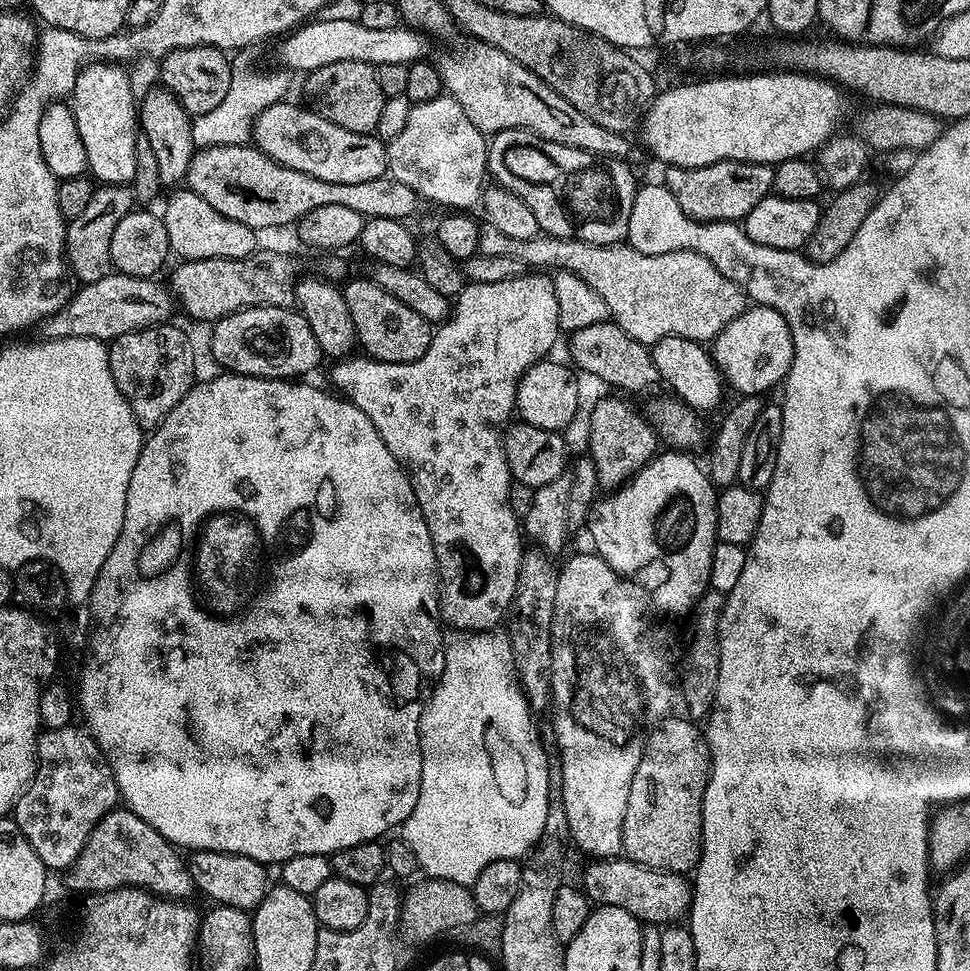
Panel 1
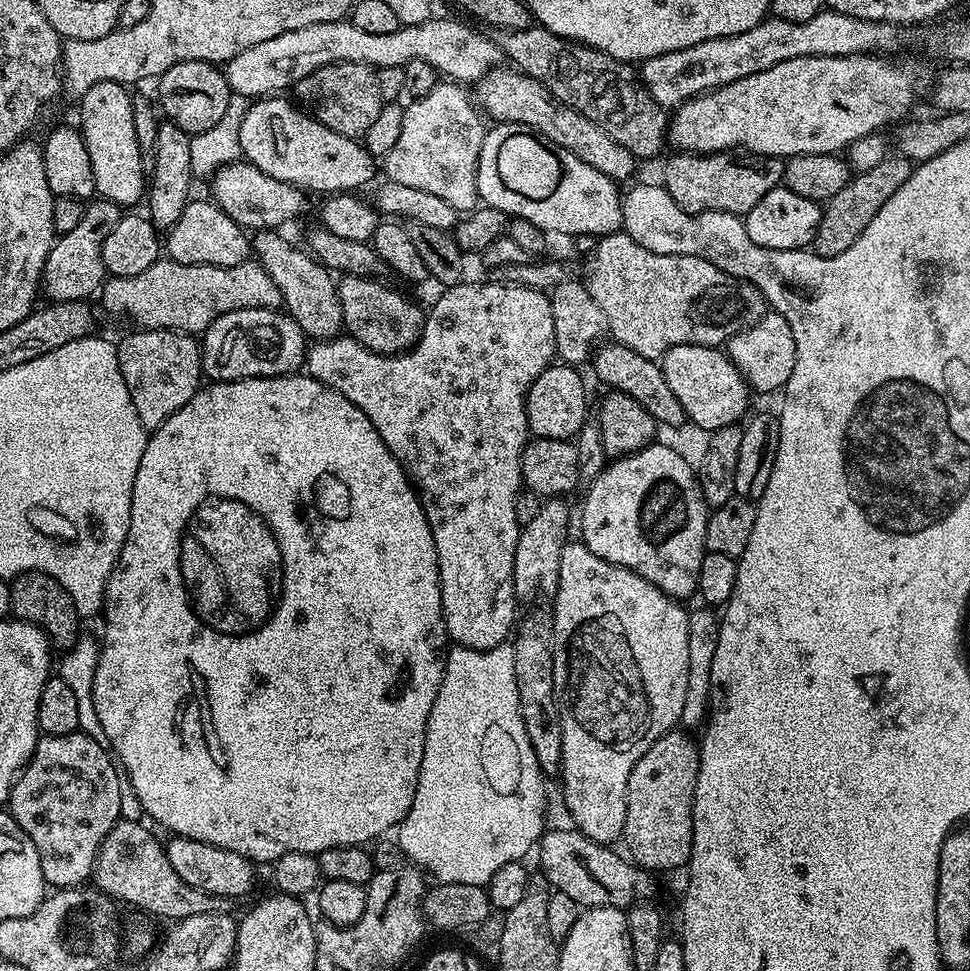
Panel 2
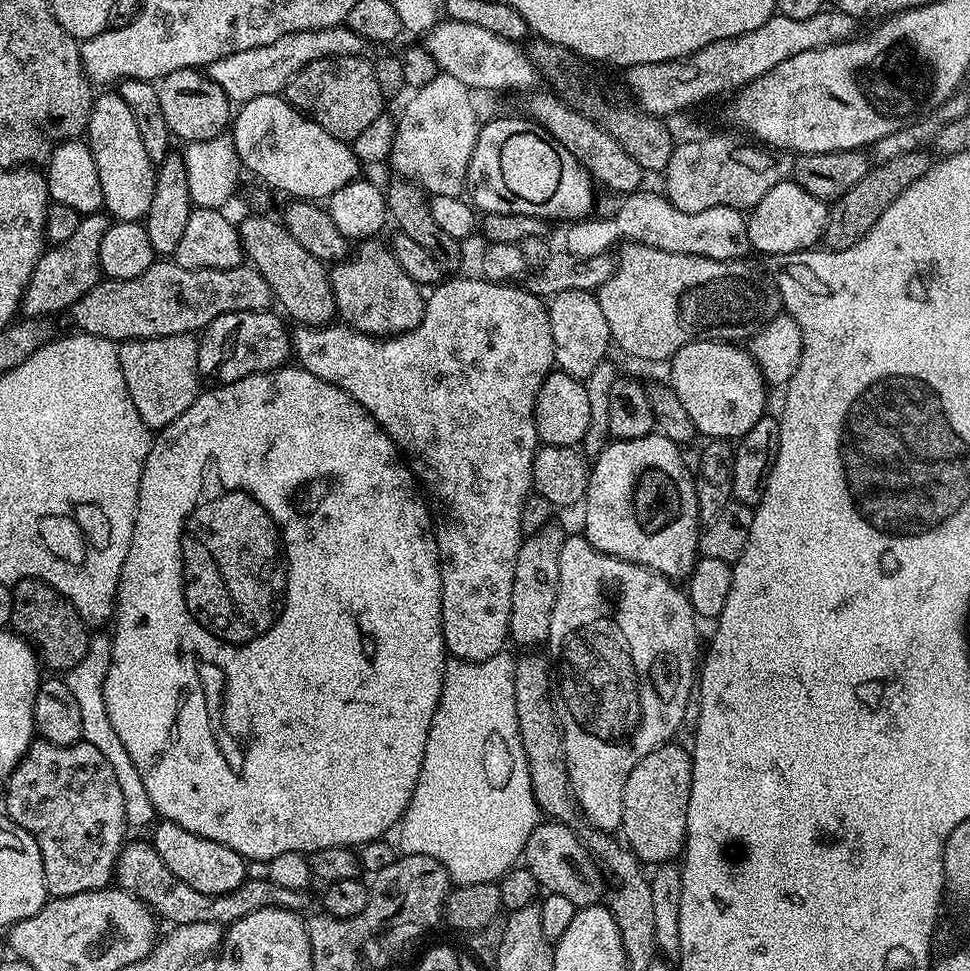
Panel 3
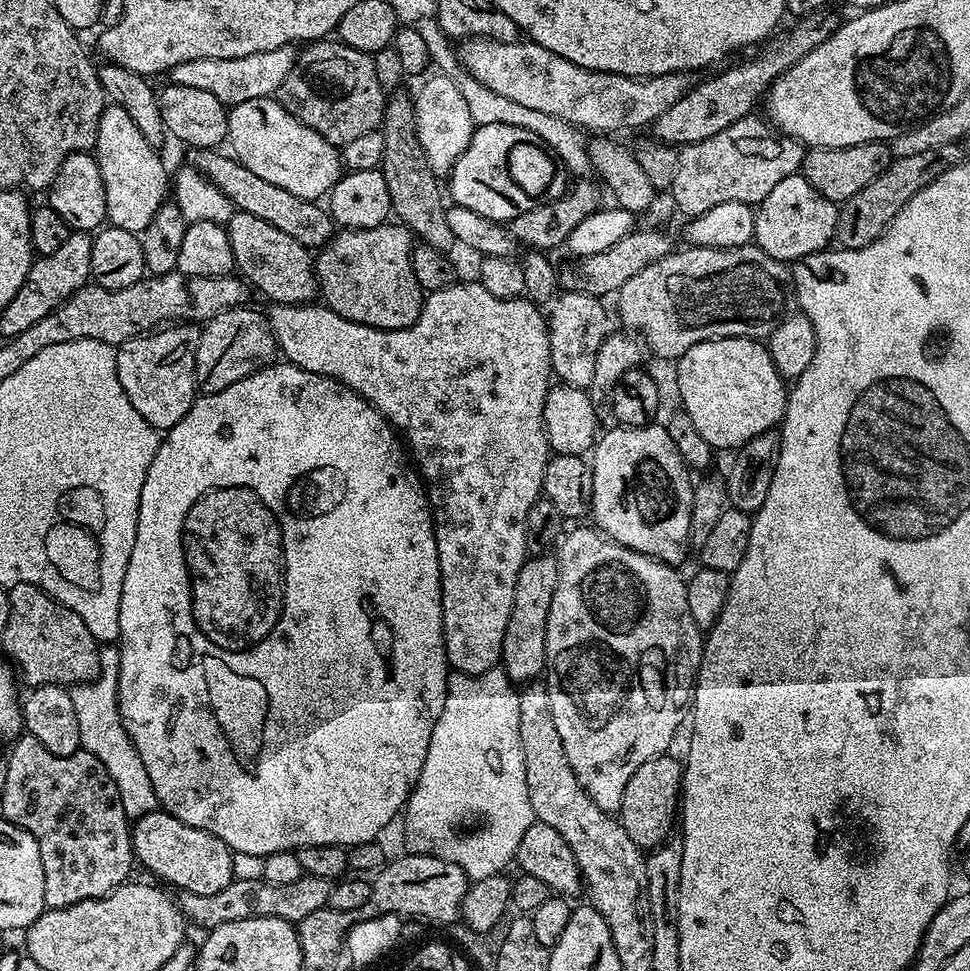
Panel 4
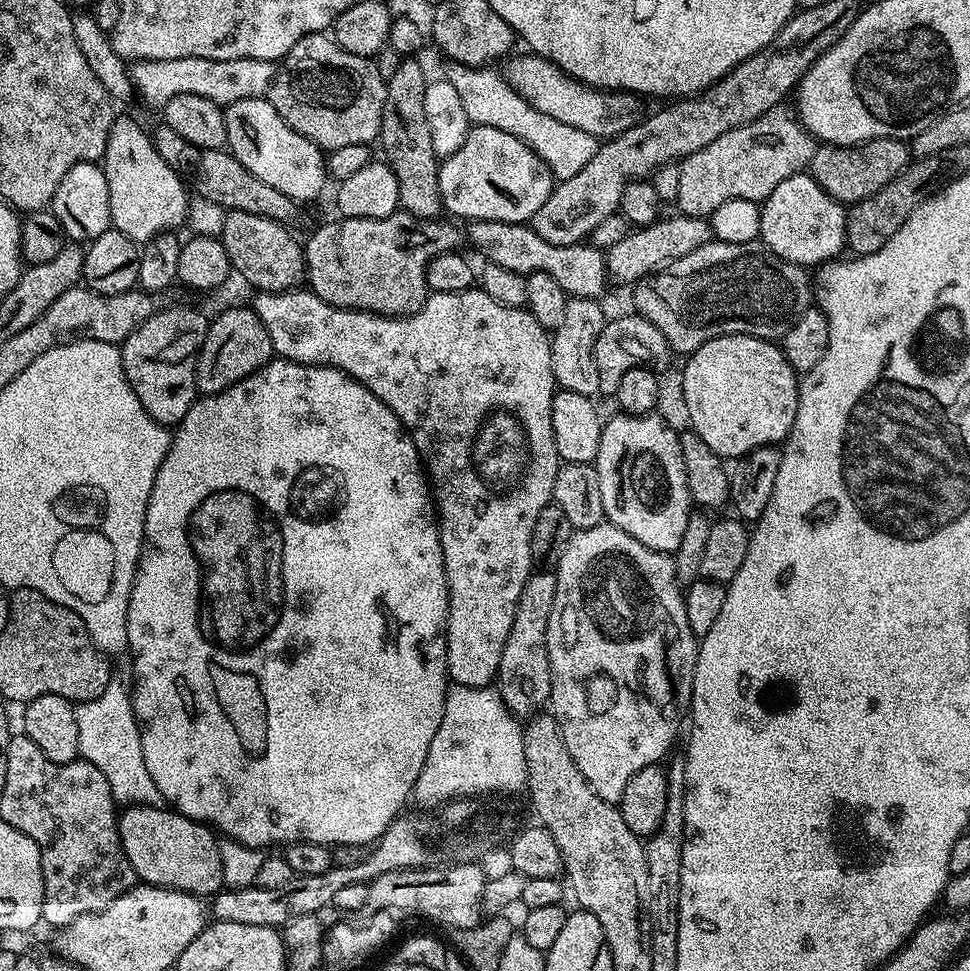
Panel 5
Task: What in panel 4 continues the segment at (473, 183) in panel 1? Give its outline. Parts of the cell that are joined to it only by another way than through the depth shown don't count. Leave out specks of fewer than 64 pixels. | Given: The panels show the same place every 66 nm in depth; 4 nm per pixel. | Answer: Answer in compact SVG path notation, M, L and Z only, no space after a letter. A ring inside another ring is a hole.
M432 74L432 77L414 92L416 105L416 133L418 142L426 154L426 162L437 178L444 178L451 173L458 158L470 146L470 138L474 125L470 118L470 109L466 106L466 98L449 76Z

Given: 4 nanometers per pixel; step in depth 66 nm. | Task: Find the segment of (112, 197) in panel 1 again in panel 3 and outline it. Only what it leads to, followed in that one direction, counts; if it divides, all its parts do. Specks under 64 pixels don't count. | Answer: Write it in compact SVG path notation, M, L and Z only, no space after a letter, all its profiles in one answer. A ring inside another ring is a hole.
M103 211L91 212L81 219L78 230L74 230L73 236L66 238L66 242L53 244L40 253L20 303L25 317L52 318L55 312L67 313L98 283L102 276L100 247L109 223L109 217Z

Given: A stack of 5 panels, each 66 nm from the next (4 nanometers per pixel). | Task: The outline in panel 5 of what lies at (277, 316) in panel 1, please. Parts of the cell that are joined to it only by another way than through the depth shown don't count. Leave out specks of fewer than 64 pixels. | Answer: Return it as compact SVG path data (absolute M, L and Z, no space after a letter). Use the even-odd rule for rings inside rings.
M248 306L228 308L221 316L211 317L206 338L200 343L200 352L196 356L197 389L204 394L226 390L231 384L257 372L273 356L270 334L266 334L266 326L262 326L258 314Z

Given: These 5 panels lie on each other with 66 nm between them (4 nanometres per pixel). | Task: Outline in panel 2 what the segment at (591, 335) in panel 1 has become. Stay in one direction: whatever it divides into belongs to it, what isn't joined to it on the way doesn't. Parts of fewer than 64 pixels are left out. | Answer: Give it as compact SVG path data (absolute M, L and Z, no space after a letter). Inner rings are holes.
M601 343L590 360L591 367L596 367L597 378L602 383L609 384L607 386L609 389L622 394L630 394L634 402L641 404L656 419L657 425L664 427L665 424L668 428L676 428L680 423L685 423L686 417L682 410L682 402L678 402L674 390L670 390L659 363L630 350L630 346L625 344L607 343Z

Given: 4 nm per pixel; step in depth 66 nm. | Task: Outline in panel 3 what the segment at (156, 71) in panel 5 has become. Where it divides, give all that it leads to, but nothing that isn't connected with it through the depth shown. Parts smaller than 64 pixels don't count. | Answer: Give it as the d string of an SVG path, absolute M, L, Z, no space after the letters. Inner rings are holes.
M347 26L323 28L322 30L306 30L286 34L278 38L278 42L270 42L270 46L254 46L254 50L242 50L238 54L225 56L223 60L215 60L207 65L206 71L210 79L222 86L229 101L243 102L255 96L275 96L283 93L284 87L310 62L321 60L327 56L359 56L366 48L366 41Z

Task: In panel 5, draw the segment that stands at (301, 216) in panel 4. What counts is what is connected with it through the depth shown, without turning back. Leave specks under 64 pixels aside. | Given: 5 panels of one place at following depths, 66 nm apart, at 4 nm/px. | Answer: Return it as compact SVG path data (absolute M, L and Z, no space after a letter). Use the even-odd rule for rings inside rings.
M163 122L157 124L157 128L151 129L150 132L154 150L162 154L162 162L166 162L166 166L170 166L181 178L190 181L191 191L196 191L193 193L197 197L216 203L225 210L258 214L262 218L277 220L283 225L287 225L288 220L295 218L297 201L282 194L282 190L274 190L274 186L266 186L266 182L254 178L254 174L250 174L250 170L246 170L246 166L242 166L242 162L238 162L238 158L234 158L231 152L224 148L199 148L186 142L182 134L170 130L168 124Z

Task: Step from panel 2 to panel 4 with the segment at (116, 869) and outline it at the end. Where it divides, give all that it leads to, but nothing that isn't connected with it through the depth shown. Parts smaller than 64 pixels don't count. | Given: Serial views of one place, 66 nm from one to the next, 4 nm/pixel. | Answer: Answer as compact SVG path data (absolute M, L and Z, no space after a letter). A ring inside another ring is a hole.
M300 876L298 882L290 882L290 886L274 886L262 880L233 879L226 890L218 890L218 894L190 894L180 892L175 902L189 925L197 924L203 930L211 930L226 922L242 922L242 918L282 918L298 922L306 918L306 914L314 914L314 910L325 907L330 898L333 881L313 876Z

